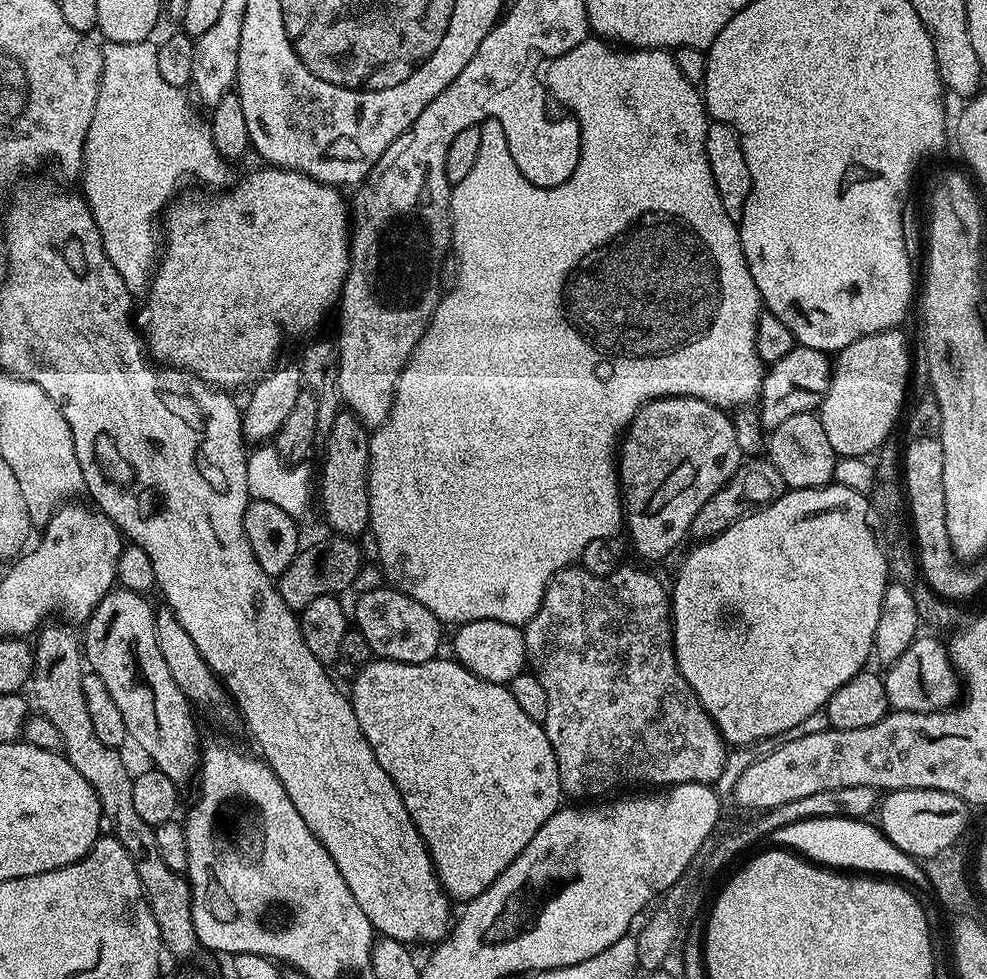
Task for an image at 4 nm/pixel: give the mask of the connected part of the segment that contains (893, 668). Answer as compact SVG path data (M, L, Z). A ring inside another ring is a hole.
M920 634L894 663L883 673L889 709L897 712L943 712L961 699L962 681L943 639Z

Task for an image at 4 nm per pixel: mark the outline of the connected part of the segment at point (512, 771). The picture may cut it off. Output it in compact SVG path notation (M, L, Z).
M373 658L368 661L365 668L359 669L351 677L352 692L350 699L354 718L358 718L358 726L362 726L362 734L366 734L366 742L370 742L370 750L374 750L374 758L378 758L378 766L390 774L394 786L398 786L398 794L402 794L402 802L423 838L424 845L428 847L428 853L432 864L436 867L436 877L440 879L440 887L453 901L467 902L478 898L482 890L486 890L526 850L530 838L542 830L542 826L552 815L557 812L562 804L562 789L560 787L560 775L558 774L558 762L554 758L554 750L550 746L550 738L546 738L544 725L534 722L514 702L514 694L510 694L507 686L486 682L478 678L470 670L466 670L455 658L437 658L427 660L421 664L407 664L406 662L394 662L393 660L381 660Z

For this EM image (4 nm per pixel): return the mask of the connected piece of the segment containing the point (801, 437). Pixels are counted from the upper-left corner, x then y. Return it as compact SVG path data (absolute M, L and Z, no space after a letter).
M803 412L802 414L790 414L782 426L771 429L766 440L766 458L782 474L782 482L785 489L793 488L825 488L833 483L836 461L838 459L834 446L826 439L826 430L822 430L822 422L816 412Z

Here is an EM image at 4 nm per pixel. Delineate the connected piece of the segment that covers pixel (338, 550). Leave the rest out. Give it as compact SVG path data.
M329 535L329 540L320 540L317 544L301 547L300 552L290 562L290 566L275 581L276 589L282 594L282 602L290 606L292 611L299 614L304 611L314 598L323 596L339 597L340 592L351 589L360 573L360 548L355 539L346 536Z

